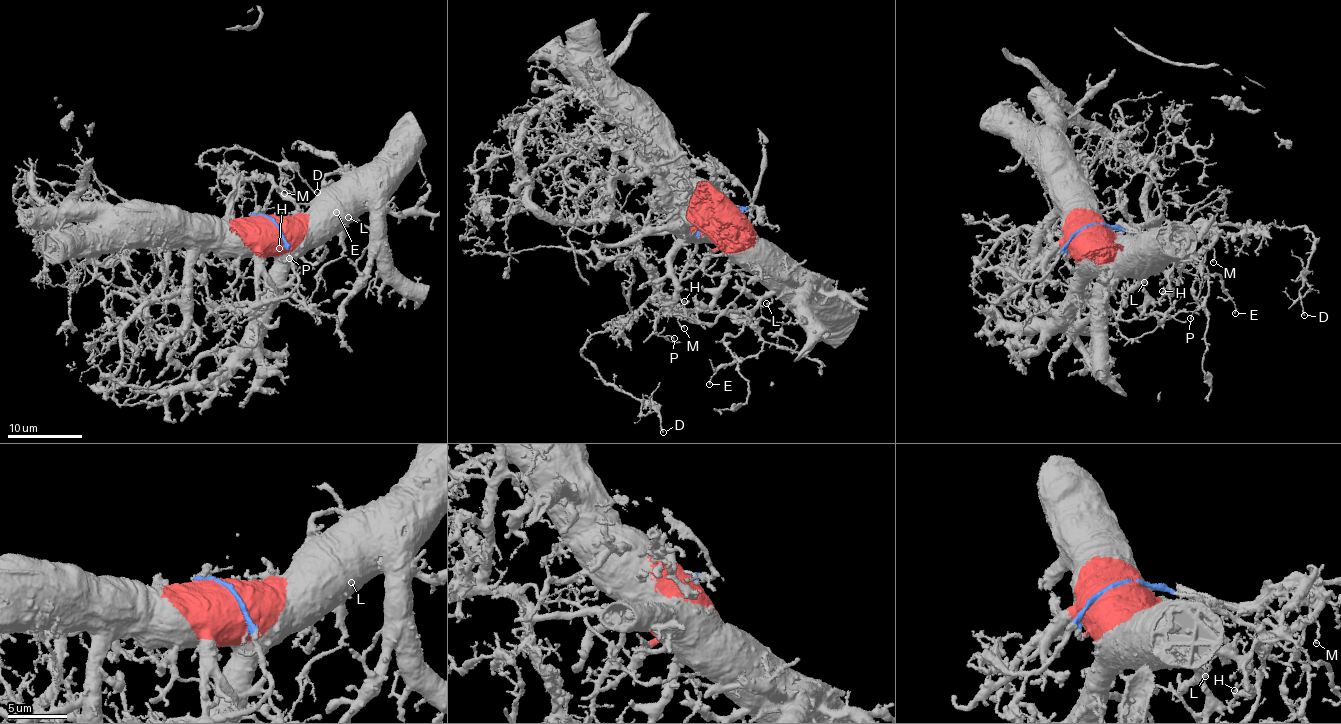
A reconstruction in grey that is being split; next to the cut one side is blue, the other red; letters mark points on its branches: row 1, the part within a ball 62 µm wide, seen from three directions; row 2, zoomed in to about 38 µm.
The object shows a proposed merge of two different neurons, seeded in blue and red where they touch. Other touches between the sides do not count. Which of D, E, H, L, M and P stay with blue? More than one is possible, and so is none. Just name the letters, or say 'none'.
D, E, H, M, P

